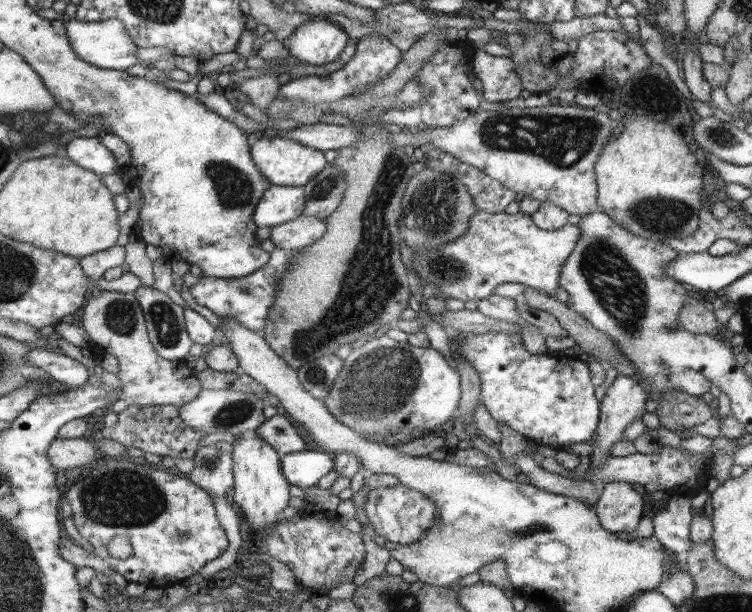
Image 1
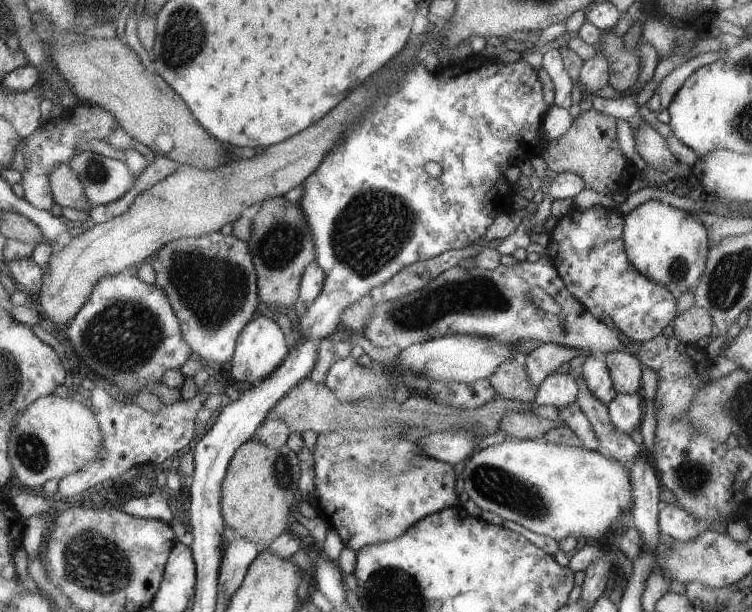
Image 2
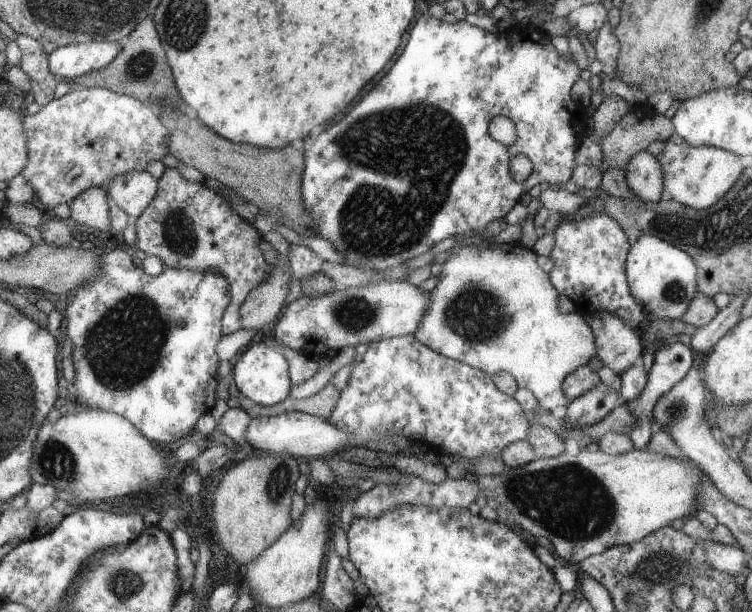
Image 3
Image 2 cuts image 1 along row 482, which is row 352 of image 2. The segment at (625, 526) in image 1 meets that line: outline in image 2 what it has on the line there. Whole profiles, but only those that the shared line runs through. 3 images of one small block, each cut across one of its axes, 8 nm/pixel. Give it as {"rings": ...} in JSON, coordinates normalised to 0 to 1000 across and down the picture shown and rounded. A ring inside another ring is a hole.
{"rings":[[[811,575],[806,578],[803,588],[809,595],[813,608],[813,621],[816,624],[820,644],[846,644],[854,642],[851,627],[854,627],[854,611],[851,611],[851,592],[840,577]]]}

